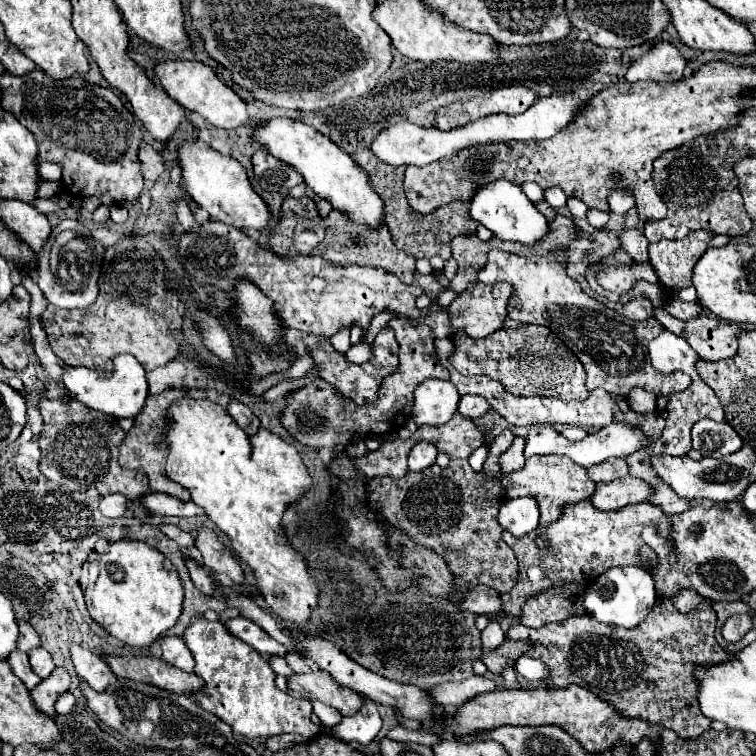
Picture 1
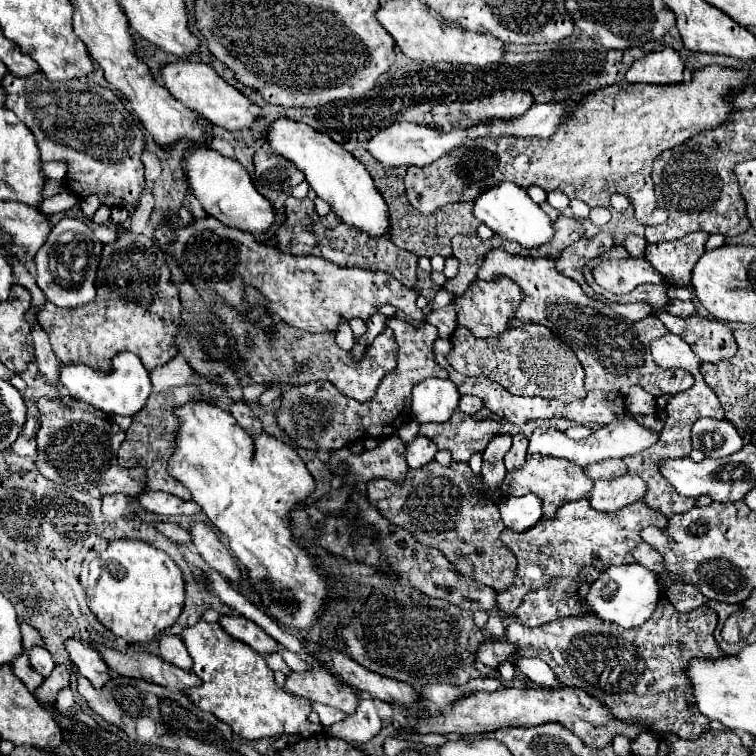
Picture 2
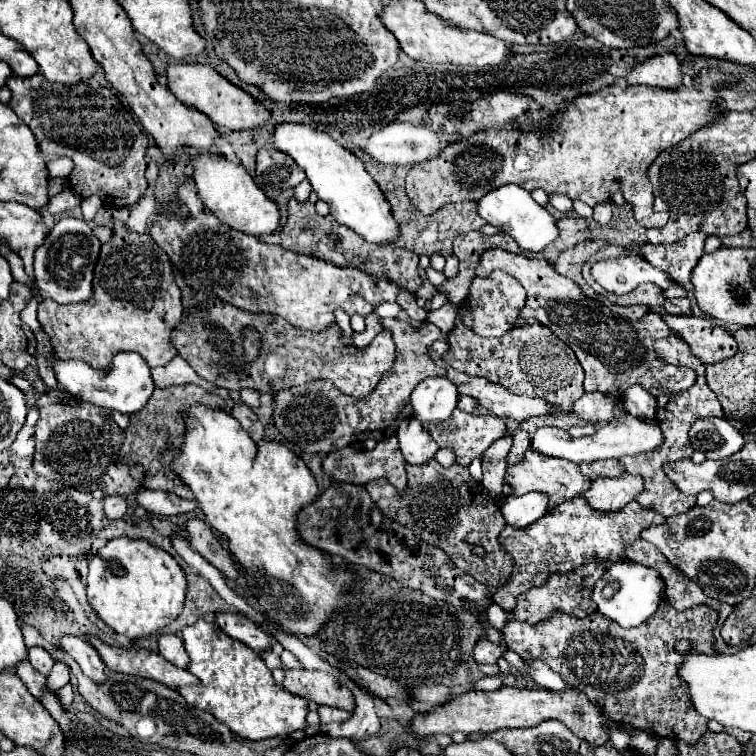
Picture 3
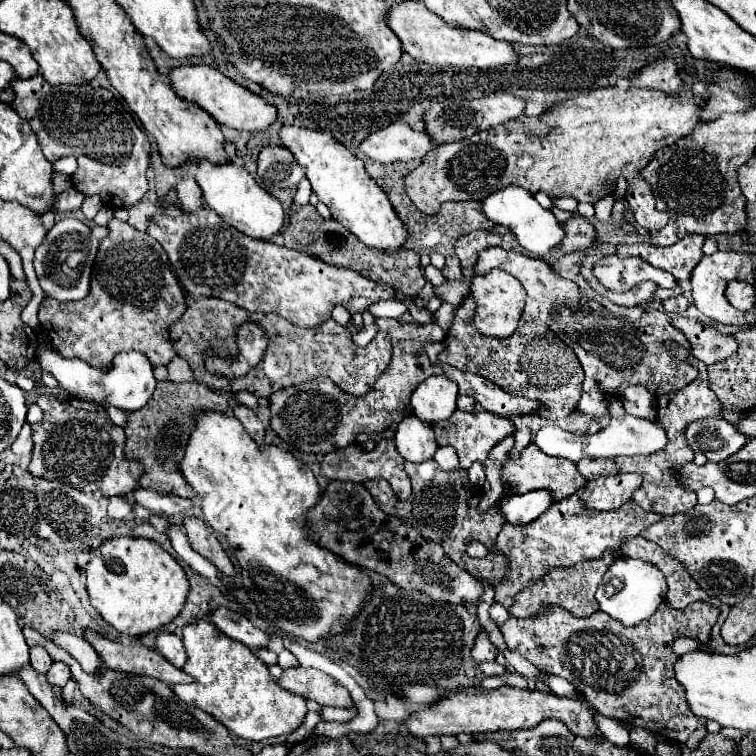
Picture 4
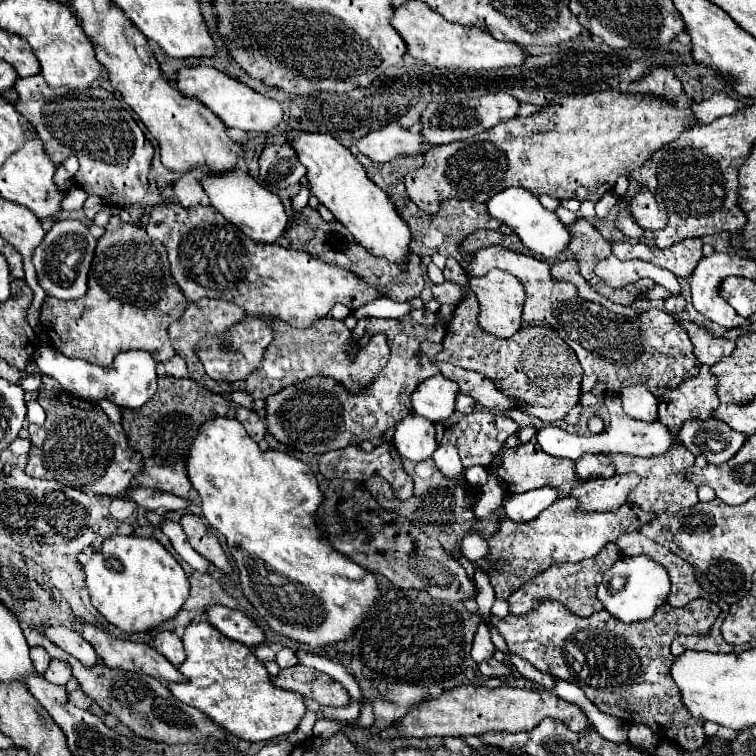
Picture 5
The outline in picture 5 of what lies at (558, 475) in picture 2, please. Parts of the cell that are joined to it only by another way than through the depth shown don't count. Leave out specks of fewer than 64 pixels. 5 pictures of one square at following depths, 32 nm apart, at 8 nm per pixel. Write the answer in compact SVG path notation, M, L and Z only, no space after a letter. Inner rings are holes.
M534 440L524 444L524 448L504 450L502 464L498 466L498 480L510 488L510 494L522 494L522 492L536 490L542 486L552 486L558 490L558 498L568 496L572 492L572 488L582 482L572 460L554 458L554 456L548 456L546 452L540 452L540 448L536 448Z

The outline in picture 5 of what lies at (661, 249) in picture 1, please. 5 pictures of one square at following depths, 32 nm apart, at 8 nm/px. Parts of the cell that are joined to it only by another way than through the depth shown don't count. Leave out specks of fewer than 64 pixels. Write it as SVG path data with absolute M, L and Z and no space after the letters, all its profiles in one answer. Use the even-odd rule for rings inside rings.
M686 238L670 248L648 246L644 242L634 244L634 246L628 242L614 242L612 252L620 260L622 256L640 258L640 260L646 260L650 264L670 270L678 278L688 278L702 258L702 238Z

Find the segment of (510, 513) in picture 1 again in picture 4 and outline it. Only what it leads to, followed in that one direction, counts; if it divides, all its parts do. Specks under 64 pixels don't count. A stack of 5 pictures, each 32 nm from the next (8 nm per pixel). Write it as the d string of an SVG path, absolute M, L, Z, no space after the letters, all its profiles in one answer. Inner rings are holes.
M534 490L534 492L526 492L526 494L508 496L506 500L500 502L500 510L510 524L522 526L522 524L530 524L536 518L540 518L548 510L550 504L552 504L550 492Z

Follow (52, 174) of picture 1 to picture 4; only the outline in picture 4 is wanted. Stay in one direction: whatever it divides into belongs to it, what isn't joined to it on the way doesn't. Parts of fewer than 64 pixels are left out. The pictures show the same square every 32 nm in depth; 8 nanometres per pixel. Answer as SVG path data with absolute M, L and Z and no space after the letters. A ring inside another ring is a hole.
M72 156L52 162L52 174L66 174L66 176L70 176L72 172L76 172L76 160L72 160Z

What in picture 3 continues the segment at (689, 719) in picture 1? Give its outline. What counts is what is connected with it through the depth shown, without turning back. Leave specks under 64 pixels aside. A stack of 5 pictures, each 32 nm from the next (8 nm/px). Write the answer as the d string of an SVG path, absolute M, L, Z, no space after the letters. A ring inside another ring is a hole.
M664 598L654 616L636 628L620 628L598 614L586 618L556 614L552 620L536 626L508 620L504 640L522 658L546 662L568 686L580 688L592 702L598 702L608 718L662 738L676 736L684 742L694 742L708 730L708 720L696 714L688 684L680 678L678 668L686 654L716 654L712 630L717 619L718 612L706 605L678 612ZM678 640L688 640L692 650L686 654L676 652Z

